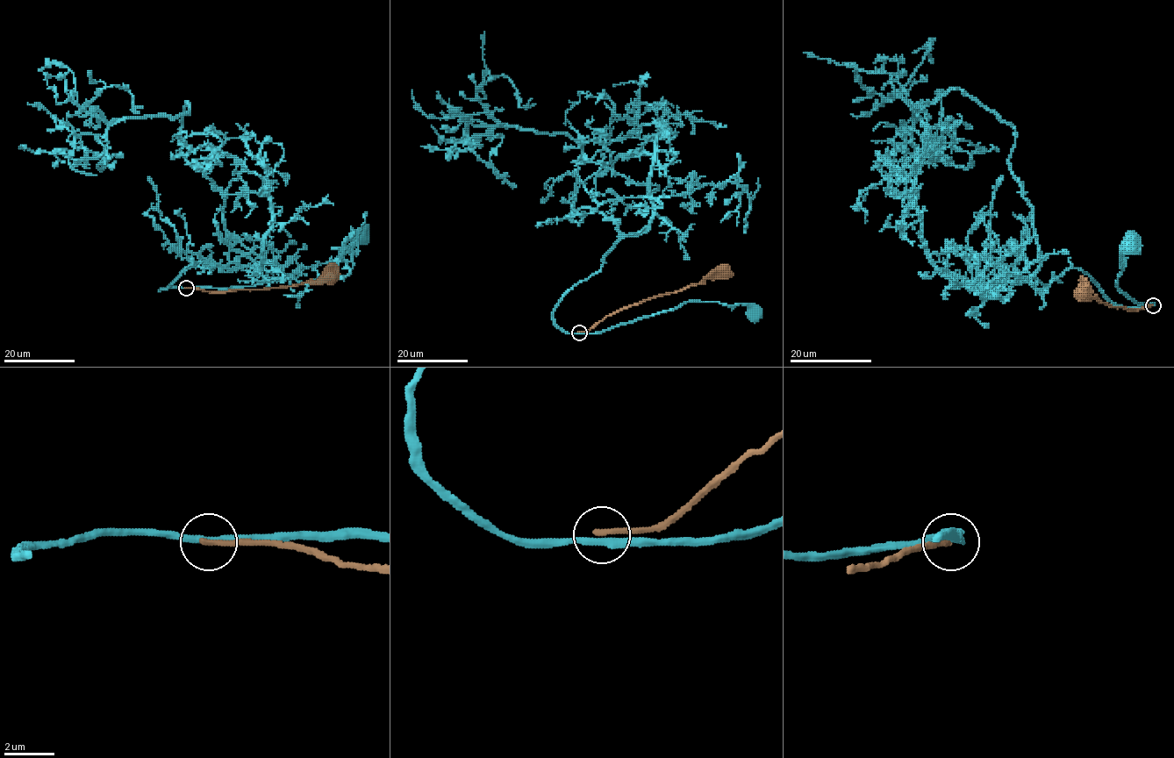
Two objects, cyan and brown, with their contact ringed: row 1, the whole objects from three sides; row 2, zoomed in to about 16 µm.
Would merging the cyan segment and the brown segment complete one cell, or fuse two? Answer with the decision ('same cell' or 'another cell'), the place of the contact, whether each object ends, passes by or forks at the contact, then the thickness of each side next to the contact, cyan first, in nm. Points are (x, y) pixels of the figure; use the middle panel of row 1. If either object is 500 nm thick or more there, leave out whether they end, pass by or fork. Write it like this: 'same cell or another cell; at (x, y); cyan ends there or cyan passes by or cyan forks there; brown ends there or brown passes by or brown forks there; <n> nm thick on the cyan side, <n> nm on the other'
another cell; at (579, 332); cyan passes by; brown ends there; 280 nm thick on the cyan side, 240 nm on the other

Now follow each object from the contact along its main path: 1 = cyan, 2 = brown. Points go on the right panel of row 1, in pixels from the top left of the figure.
1: (1154, 305), (1135, 302), (1117, 286), (1117, 277), (1121, 274), (1120, 259), (1136, 249), (1132, 247)
2: (1153, 305), (1131, 310), (1113, 307), (1098, 299), (1082, 297), (1081, 292)

